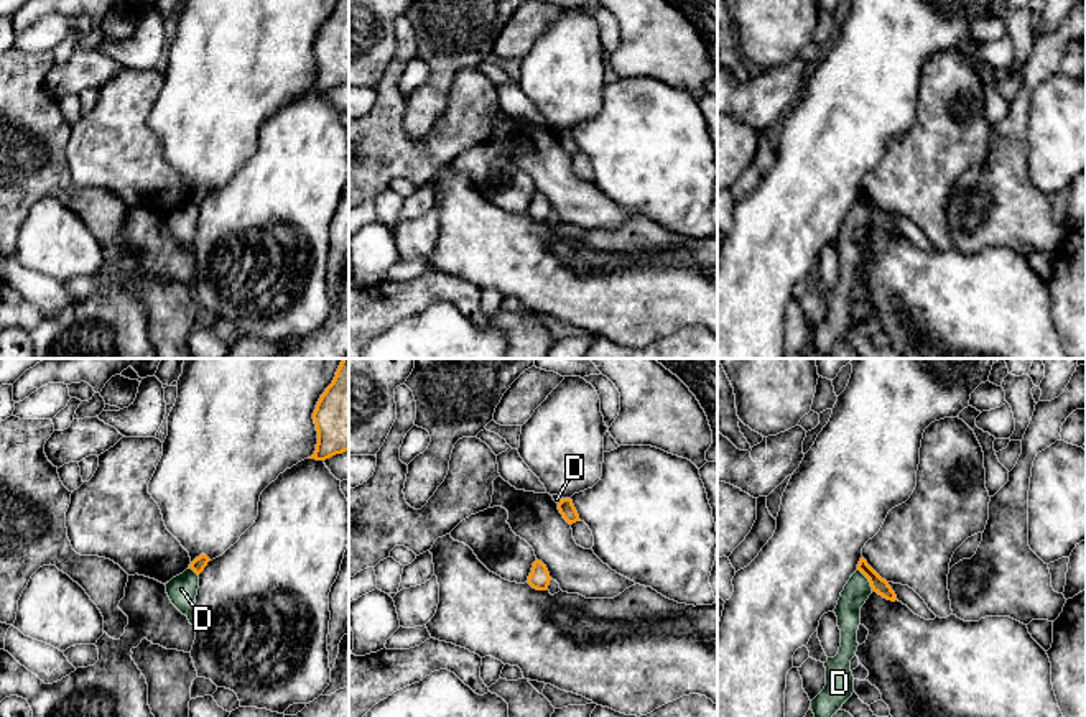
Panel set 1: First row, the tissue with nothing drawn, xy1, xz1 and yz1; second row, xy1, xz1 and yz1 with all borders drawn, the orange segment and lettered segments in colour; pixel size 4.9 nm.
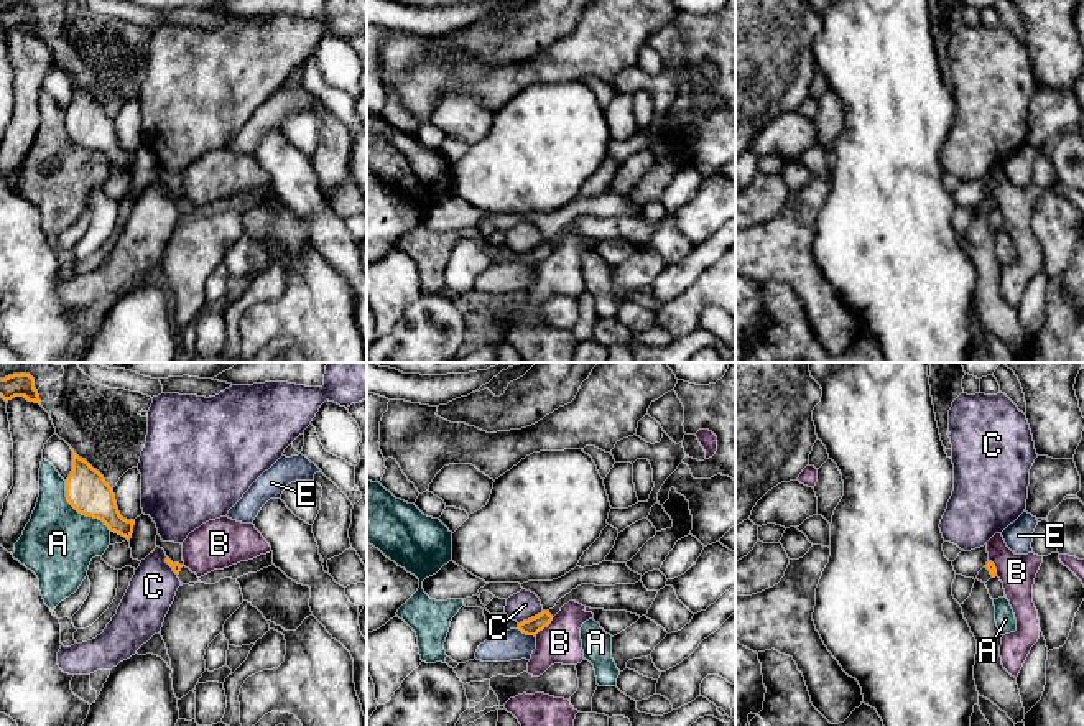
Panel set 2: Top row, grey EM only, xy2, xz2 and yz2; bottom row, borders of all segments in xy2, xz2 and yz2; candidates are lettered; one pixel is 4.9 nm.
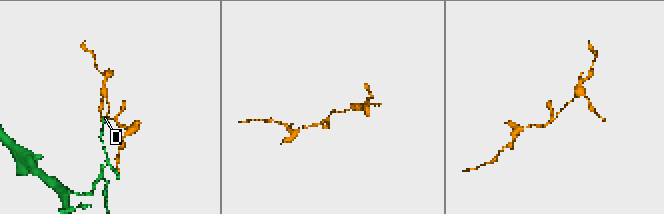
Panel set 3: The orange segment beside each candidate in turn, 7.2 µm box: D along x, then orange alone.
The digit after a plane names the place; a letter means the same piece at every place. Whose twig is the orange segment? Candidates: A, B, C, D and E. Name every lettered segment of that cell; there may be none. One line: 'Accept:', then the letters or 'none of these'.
Accept: none of these

